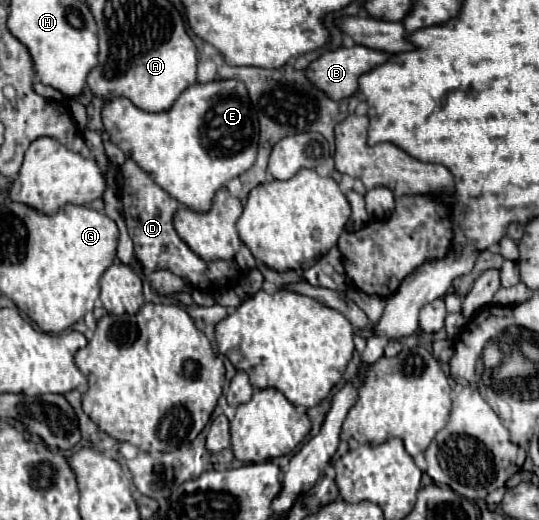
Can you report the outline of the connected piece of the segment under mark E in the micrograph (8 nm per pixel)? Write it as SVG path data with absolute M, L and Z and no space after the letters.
M237 79L195 83L163 113L145 113L129 99L119 97L105 103L101 115L111 143L191 211L207 213L217 189L255 163L259 139L257 113L245 85Z

